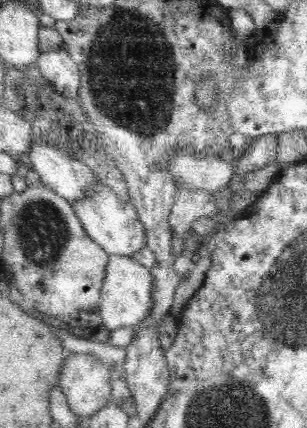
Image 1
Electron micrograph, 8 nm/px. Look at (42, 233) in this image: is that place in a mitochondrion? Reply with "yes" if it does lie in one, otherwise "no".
yes

